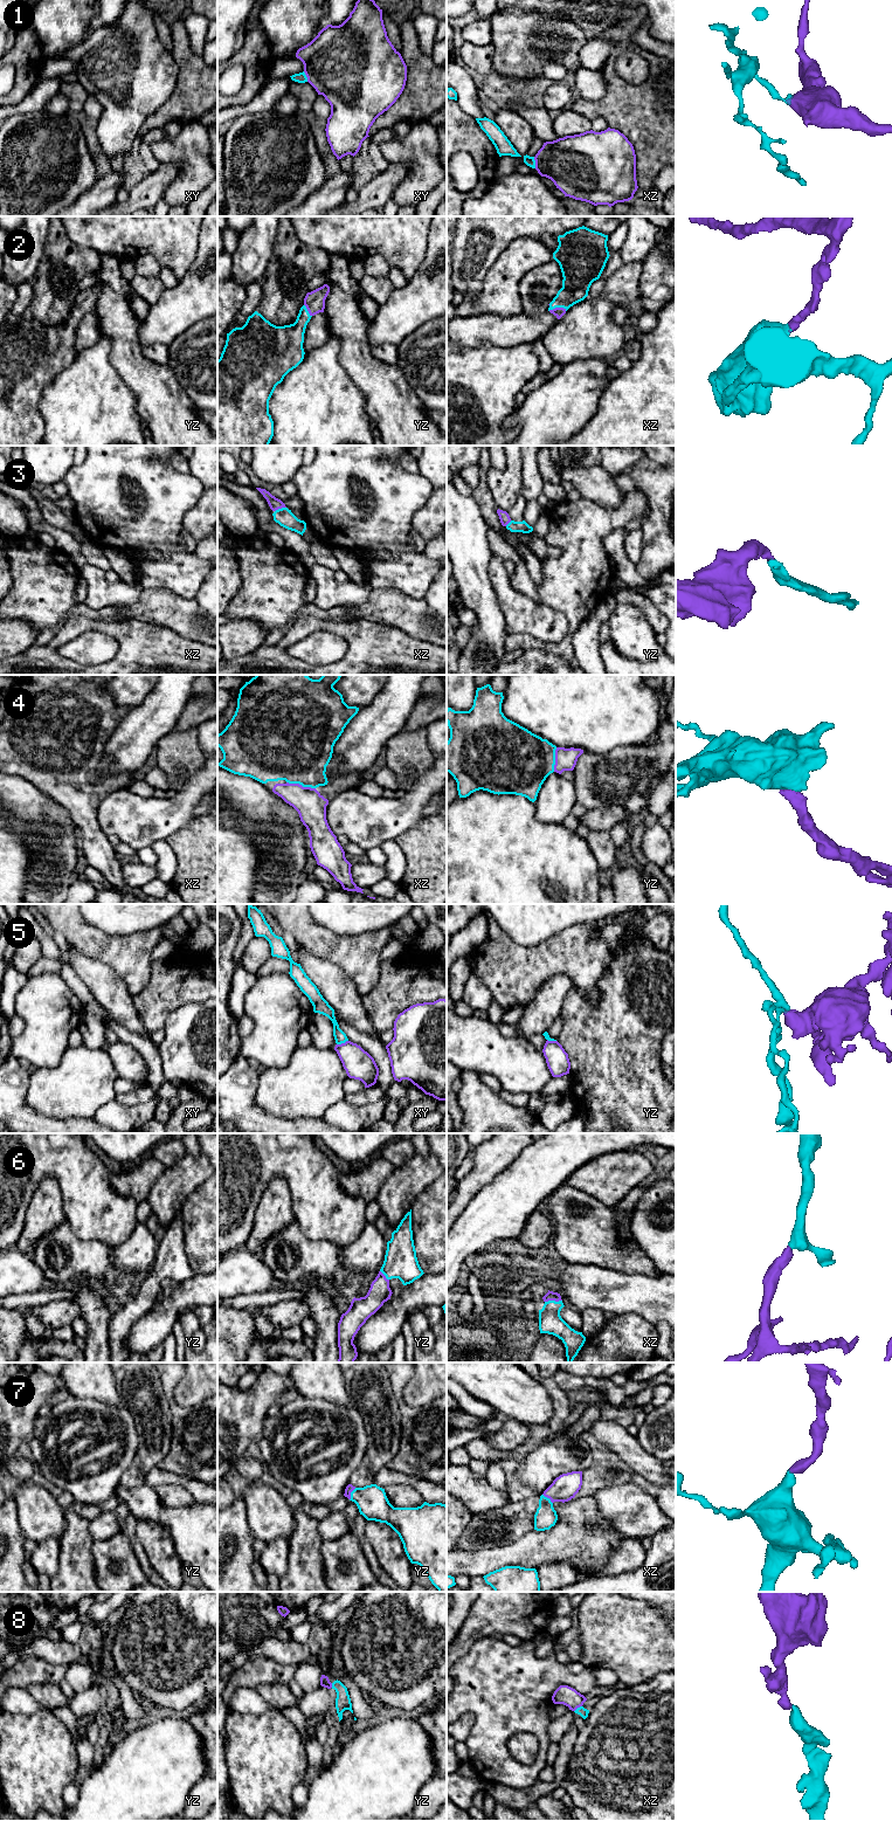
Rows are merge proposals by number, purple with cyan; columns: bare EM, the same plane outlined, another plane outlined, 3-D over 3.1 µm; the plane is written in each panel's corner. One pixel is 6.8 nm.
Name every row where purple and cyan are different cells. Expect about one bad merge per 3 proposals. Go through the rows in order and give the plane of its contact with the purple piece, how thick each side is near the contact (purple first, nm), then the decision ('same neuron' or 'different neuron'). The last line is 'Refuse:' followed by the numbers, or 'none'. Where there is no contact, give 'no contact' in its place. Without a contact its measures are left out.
1: contact in xz; calibres 380 and 70 nm; different neuron
2: contact in xz; calibres 70 and 200 nm; same neuron
3: contact in xz; calibres 80 and 120 nm; same neuron
4: contact in xz; calibres 200 and 460 nm; same neuron
5: contact in xy; calibres 200 and 80 nm; different neuron
6: contact in xz; calibres 60 and 160 nm; same neuron
7: contact in yz; calibres 60 and 220 nm; same neuron
8: contact in xz; calibres 130 and 70 nm; same neuron
Refuse: 1, 5

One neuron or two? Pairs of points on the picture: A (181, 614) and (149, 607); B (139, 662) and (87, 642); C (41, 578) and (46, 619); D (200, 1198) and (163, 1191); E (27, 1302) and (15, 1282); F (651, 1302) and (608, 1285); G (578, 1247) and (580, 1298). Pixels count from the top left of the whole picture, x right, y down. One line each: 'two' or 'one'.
A: one
B: two
C: one
D: two
E: two
F: one
G: two

